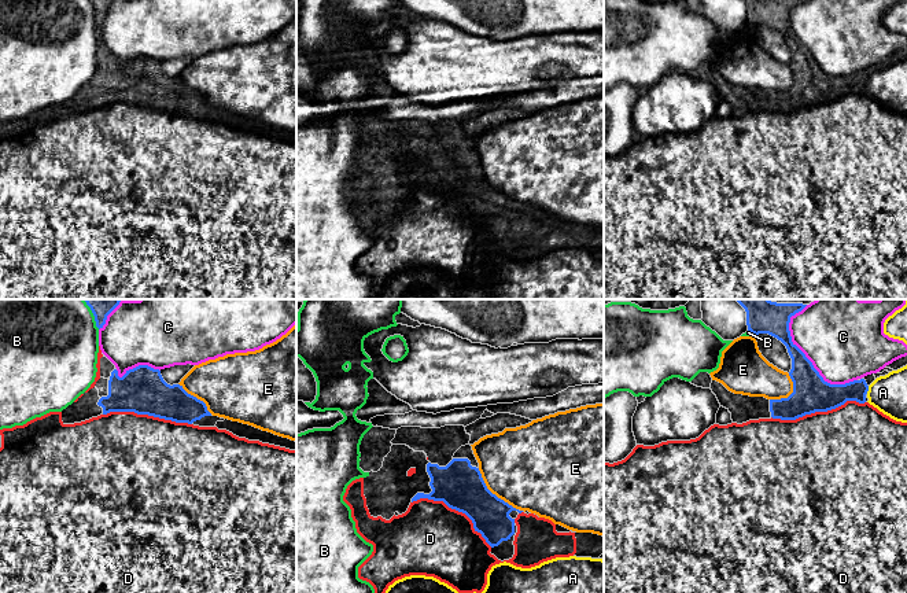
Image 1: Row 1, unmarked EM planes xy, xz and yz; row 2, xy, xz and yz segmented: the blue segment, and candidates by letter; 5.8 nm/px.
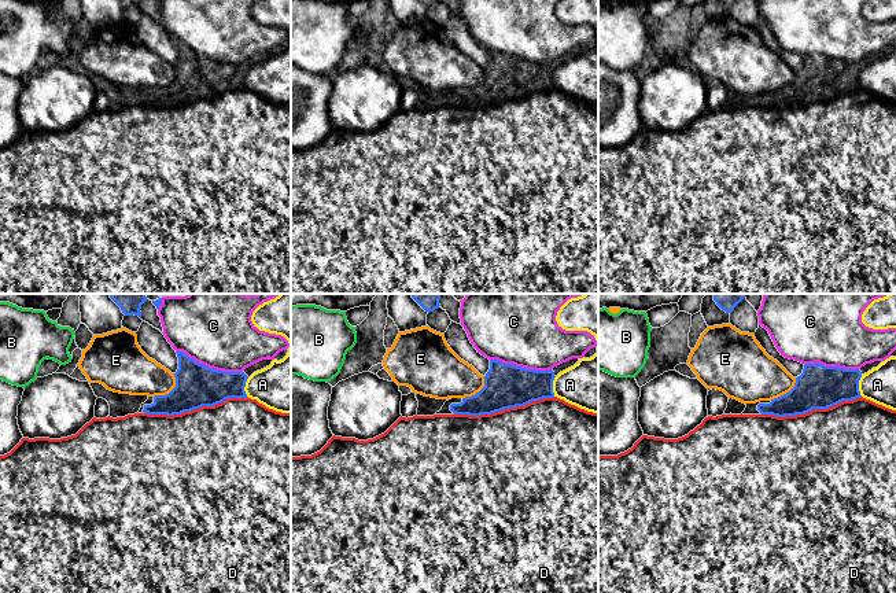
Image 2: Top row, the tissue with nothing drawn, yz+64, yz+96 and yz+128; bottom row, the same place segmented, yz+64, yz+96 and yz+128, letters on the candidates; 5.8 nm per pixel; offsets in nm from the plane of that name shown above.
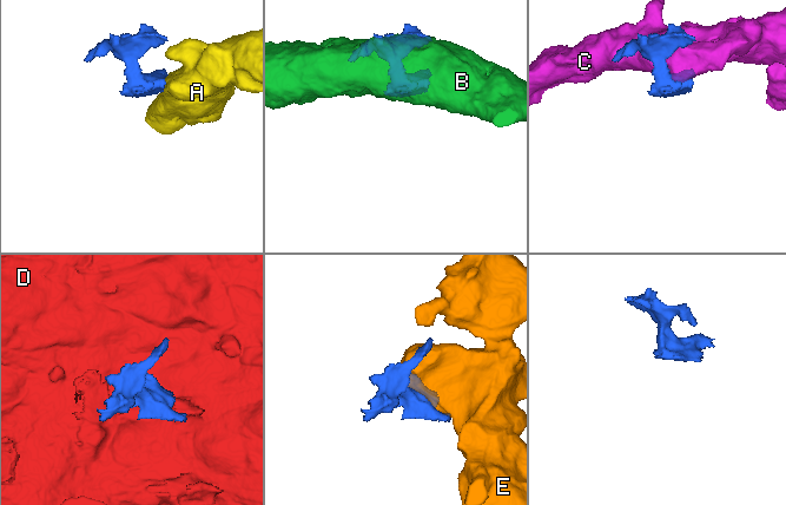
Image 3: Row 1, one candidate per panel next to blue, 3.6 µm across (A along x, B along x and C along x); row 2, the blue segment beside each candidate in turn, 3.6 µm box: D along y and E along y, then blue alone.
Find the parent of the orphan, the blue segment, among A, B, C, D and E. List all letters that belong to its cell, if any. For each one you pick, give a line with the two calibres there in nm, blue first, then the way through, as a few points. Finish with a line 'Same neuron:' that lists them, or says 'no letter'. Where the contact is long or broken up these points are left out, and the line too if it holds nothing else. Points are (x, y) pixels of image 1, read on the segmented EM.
D: Thickness 220 nm (blue) against 480 nm
Same neuron: D

